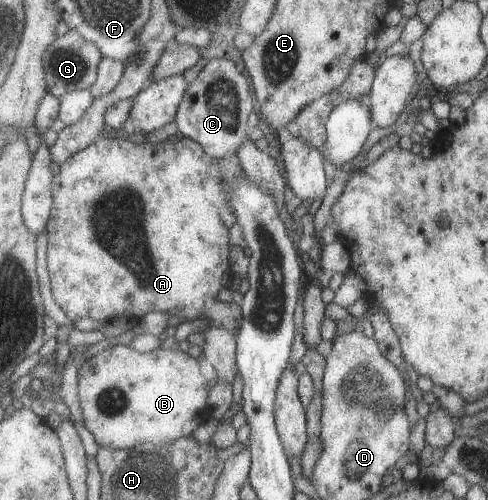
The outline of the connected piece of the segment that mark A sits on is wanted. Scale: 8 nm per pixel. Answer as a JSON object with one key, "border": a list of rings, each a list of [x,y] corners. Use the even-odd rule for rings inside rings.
{"border":[[[101,135],[94,143],[87,148],[76,152],[69,160],[61,164],[59,174],[55,175],[52,182],[54,194],[54,207],[52,215],[48,220],[46,228],[48,235],[47,242],[47,268],[51,282],[52,296],[57,305],[72,323],[79,322],[81,318],[92,318],[97,321],[107,321],[111,318],[123,316],[134,322],[141,320],[149,313],[159,311],[169,316],[183,317],[185,321],[197,319],[207,320],[202,331],[191,332],[185,338],[184,347],[195,351],[198,354],[206,346],[206,330],[212,327],[225,329],[239,336],[244,317],[242,308],[223,304],[217,301],[221,292],[221,280],[225,274],[231,273],[231,242],[229,232],[238,224],[237,215],[234,213],[233,205],[230,203],[230,181],[236,177],[245,177],[246,172],[242,167],[240,156],[235,153],[224,159],[218,159],[205,152],[202,144],[189,137],[183,137],[176,143],[163,141],[162,143],[135,143],[127,139],[111,139],[109,136]]]}

